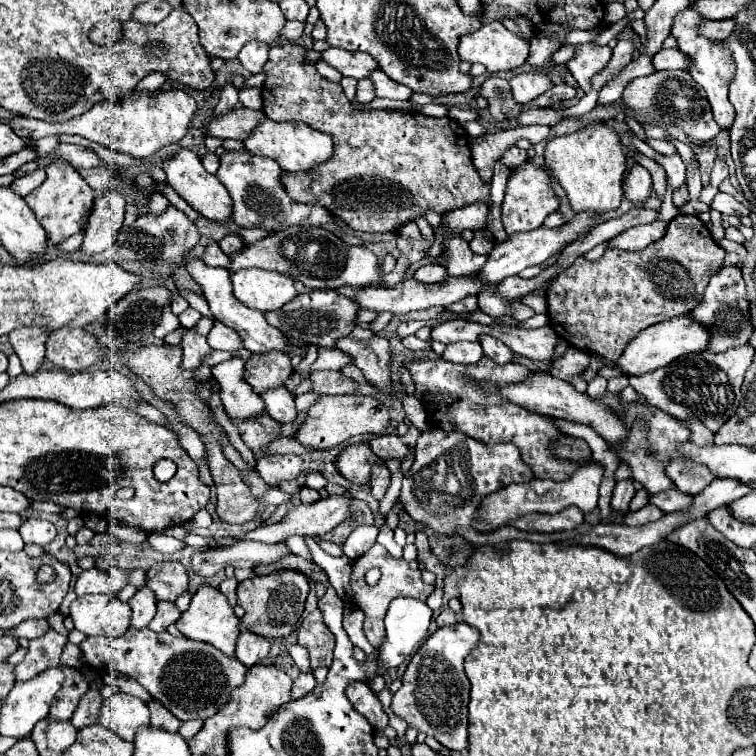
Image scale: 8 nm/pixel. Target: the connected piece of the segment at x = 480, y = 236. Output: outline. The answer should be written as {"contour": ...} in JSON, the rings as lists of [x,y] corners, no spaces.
{"contour":[[[481,229],[475,232],[474,238],[469,244],[474,253],[487,256],[493,250],[495,240],[489,230]]]}

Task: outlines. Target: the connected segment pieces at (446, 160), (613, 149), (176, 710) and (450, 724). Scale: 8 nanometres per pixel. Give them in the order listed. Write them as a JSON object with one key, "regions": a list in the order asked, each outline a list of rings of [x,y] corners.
{"regions":[[[[285,42],[269,50],[269,60],[263,66],[267,80],[263,84],[263,112],[277,114],[279,122],[301,120],[307,126],[325,132],[333,138],[335,152],[311,172],[281,172],[281,184],[295,202],[321,204],[347,226],[357,232],[393,232],[405,222],[423,216],[427,208],[443,214],[477,200],[489,202],[489,184],[485,184],[473,162],[467,142],[467,132],[453,118],[423,118],[419,112],[395,110],[355,110],[339,84],[333,84],[317,74],[315,64],[305,62],[305,48]]],[[[603,122],[551,140],[545,148],[545,168],[565,190],[575,212],[607,214],[619,208],[623,198],[623,174],[627,170],[625,154],[621,150],[621,138],[617,132],[613,132]]],[[[129,628],[123,636],[119,638],[109,638],[109,636],[89,636],[81,644],[81,664],[95,668],[95,662],[103,662],[117,672],[135,678],[147,692],[159,700],[171,714],[175,714],[179,720],[205,720],[213,716],[227,700],[233,688],[241,686],[245,676],[247,676],[247,666],[243,666],[239,660],[225,656],[219,652],[215,646],[205,644],[205,642],[195,642],[185,636],[171,636],[169,632],[151,632],[149,628]]],[[[465,622],[439,628],[427,638],[427,642],[415,652],[403,674],[403,686],[393,694],[391,710],[405,720],[417,732],[425,732],[441,742],[447,750],[465,750],[467,742],[467,704],[469,704],[469,680],[463,672],[463,660],[477,646],[479,632]]]]}

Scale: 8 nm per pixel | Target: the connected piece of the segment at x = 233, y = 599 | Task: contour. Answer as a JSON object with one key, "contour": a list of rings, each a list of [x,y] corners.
{"contour":[[[225,578],[225,580],[221,582],[219,590],[227,596],[227,600],[229,600],[231,606],[237,604],[237,594],[235,594],[235,590],[237,590],[237,580],[235,580],[235,578]]]}

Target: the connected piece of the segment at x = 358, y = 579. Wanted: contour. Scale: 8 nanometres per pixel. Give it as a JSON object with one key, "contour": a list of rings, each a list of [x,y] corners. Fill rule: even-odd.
{"contour":[[[373,544],[363,556],[359,556],[353,562],[353,574],[351,574],[351,590],[353,590],[353,600],[355,604],[365,612],[365,622],[363,622],[363,632],[367,636],[367,640],[379,648],[385,642],[385,626],[383,626],[383,618],[385,612],[389,608],[389,602],[397,596],[409,596],[409,598],[417,598],[417,600],[427,600],[429,594],[435,590],[435,586],[425,584],[421,580],[421,570],[411,570],[409,564],[405,560],[397,560],[393,558],[385,546],[381,544]],[[369,568],[379,568],[381,570],[381,580],[375,586],[369,586],[365,582],[365,572]]]}

